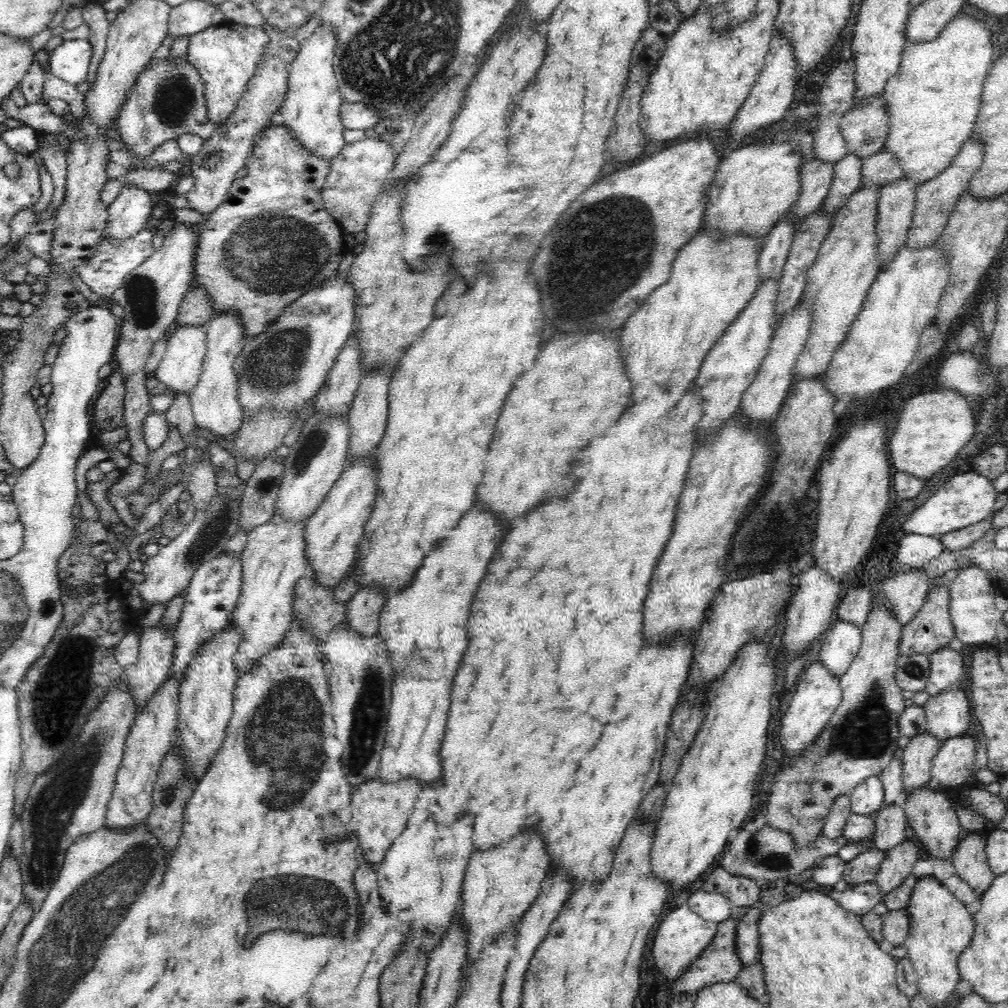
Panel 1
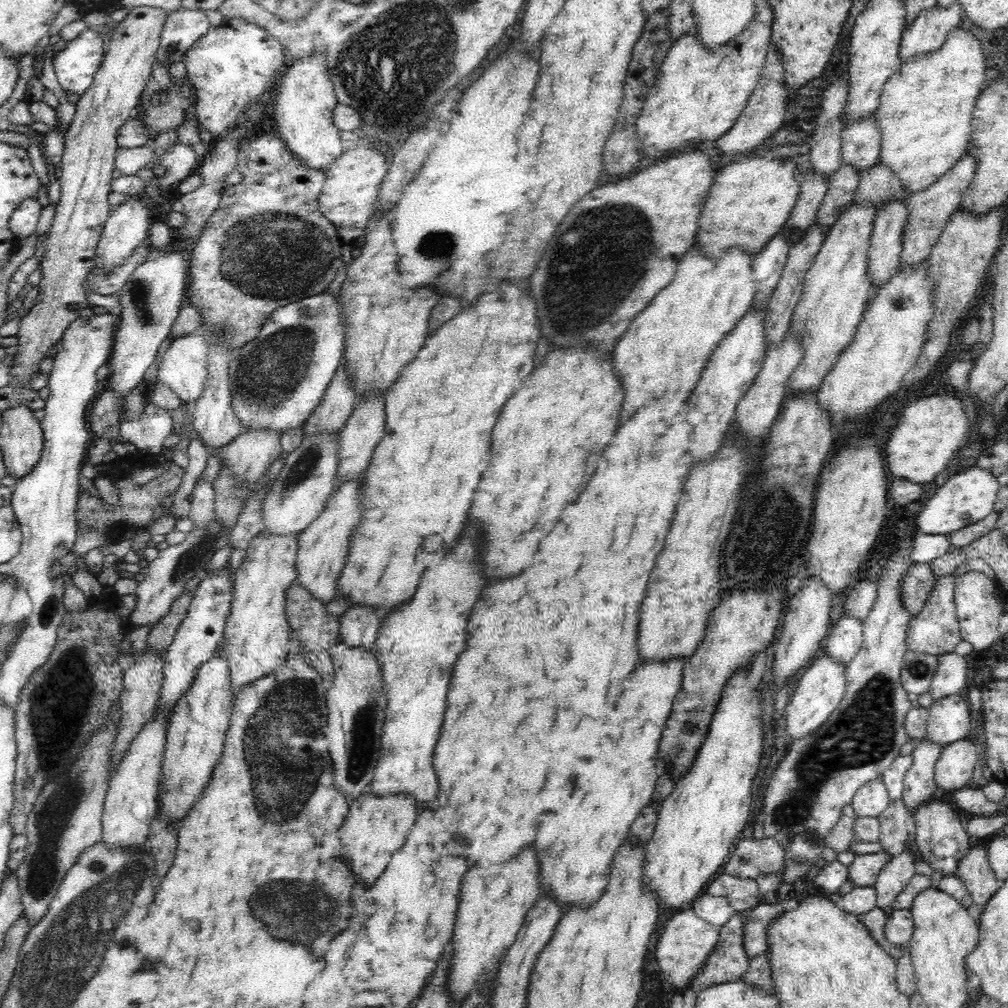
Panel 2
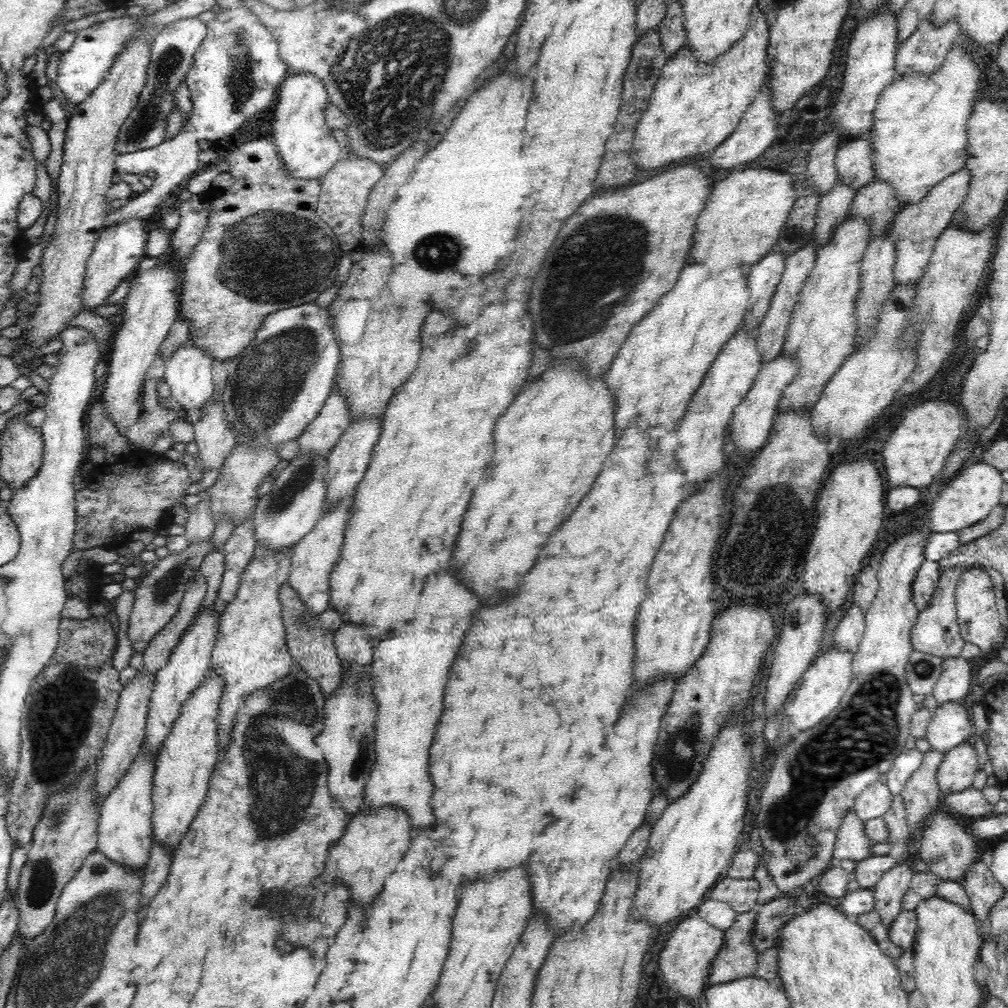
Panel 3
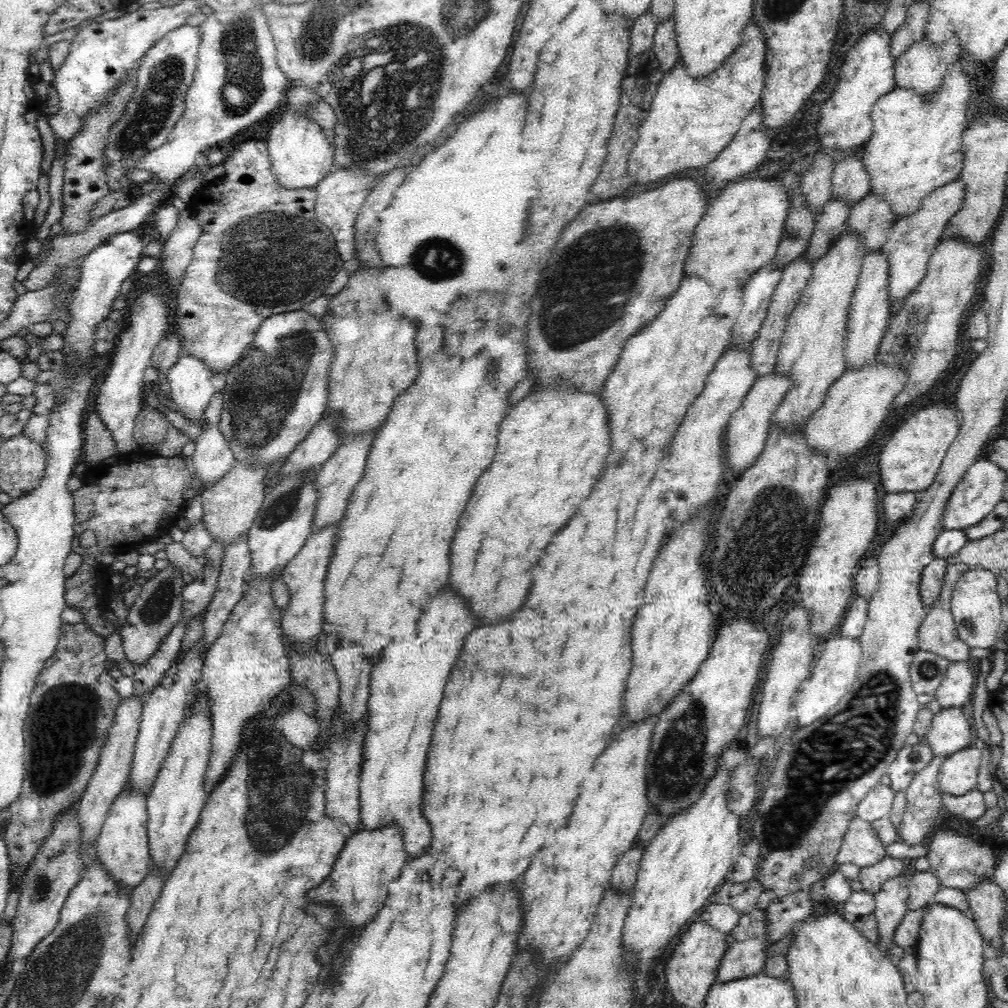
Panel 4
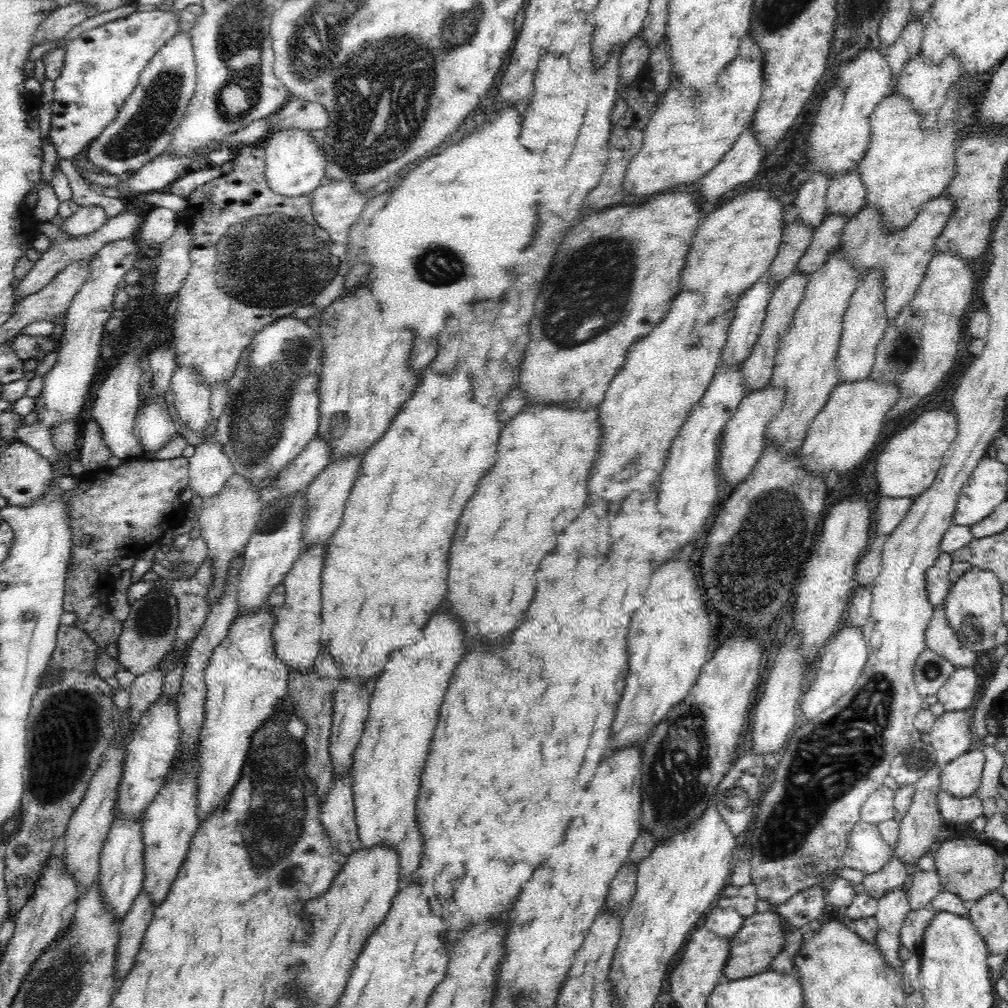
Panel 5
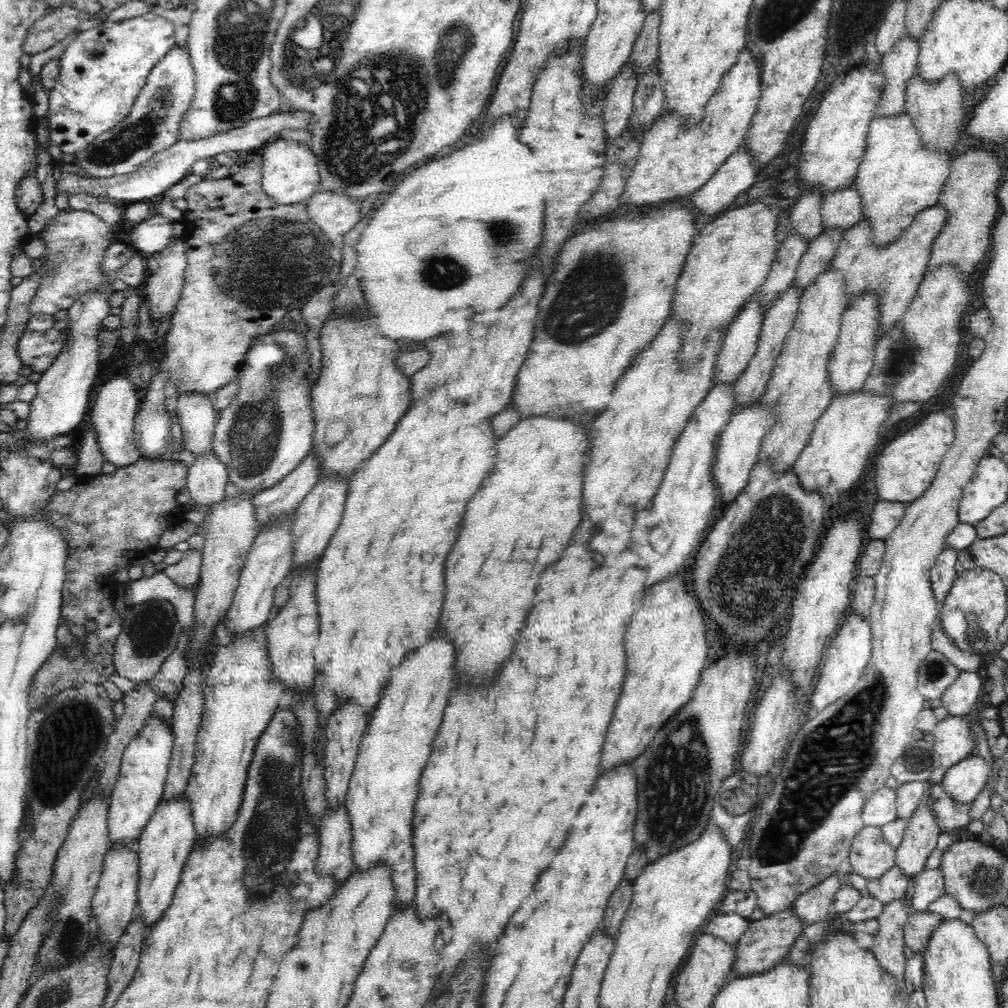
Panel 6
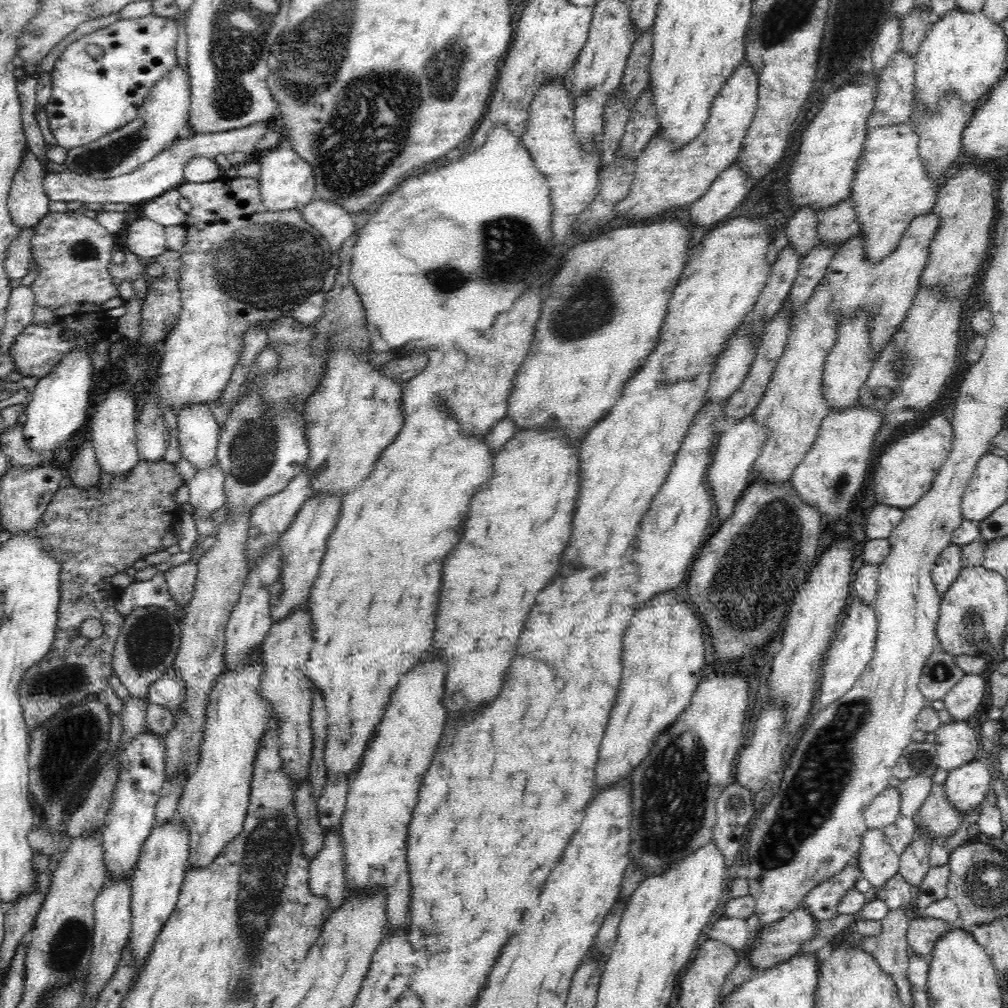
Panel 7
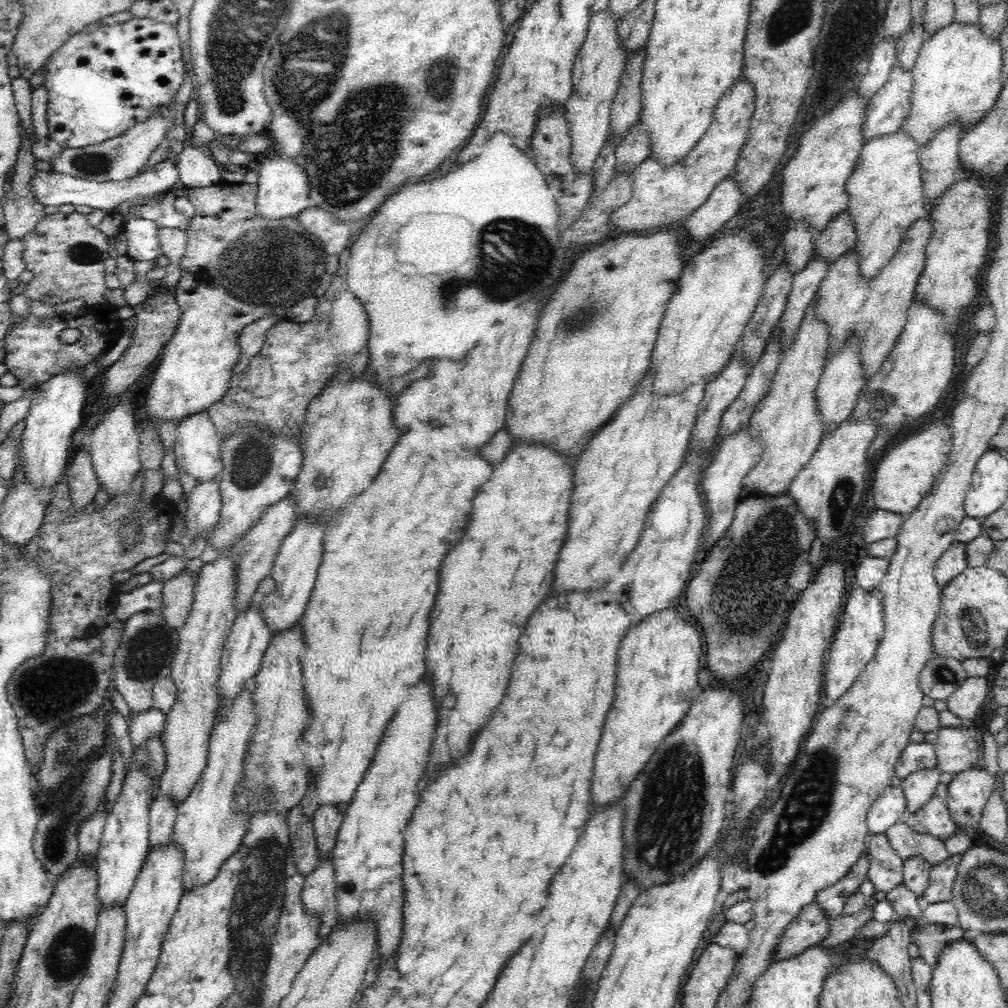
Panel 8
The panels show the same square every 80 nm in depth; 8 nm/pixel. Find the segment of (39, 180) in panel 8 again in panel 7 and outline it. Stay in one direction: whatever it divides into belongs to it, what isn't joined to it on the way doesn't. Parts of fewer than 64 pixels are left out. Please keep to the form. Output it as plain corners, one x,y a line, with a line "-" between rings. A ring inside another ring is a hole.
272,121
250,125
242,129
230,129
226,133
195,134
190,137
181,136
165,147
152,160
144,163
136,172
118,178
96,179
71,171
46,173
42,176
42,190
50,202
120,202
122,204
144,204
162,196
182,185
184,168
195,157
215,159
218,154
227,155
231,152
251,154
256,142
260,142
266,132
272,128

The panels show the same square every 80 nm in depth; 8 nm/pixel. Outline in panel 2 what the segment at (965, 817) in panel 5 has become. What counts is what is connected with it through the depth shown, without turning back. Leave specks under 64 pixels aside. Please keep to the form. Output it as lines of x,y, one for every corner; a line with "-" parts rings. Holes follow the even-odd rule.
975,784
952,791
949,802
960,810
965,810
971,816
996,816
1000,814
998,803
989,800
986,793

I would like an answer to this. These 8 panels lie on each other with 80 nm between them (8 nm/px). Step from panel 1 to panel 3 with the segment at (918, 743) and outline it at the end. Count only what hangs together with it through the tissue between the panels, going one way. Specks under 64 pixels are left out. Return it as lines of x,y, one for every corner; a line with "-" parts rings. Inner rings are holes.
932,748
923,752
920,766
908,778
904,790
901,792
908,828
910,826
915,828
913,836
921,832
924,817
943,806
943,794
937,782
937,770
943,756
944,753
938,753

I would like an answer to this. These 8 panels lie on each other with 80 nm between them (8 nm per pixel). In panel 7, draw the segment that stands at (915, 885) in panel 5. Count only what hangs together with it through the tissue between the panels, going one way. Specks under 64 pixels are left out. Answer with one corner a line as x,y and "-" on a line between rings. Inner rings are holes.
949,866
930,867
924,875
917,890
916,908
918,915
923,916
926,907
933,902
947,897
947,884
949,879

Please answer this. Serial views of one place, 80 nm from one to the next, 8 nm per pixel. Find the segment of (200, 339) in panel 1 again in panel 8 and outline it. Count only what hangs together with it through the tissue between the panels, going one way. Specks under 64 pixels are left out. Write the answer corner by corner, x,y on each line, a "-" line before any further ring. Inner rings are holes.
207,410
177,422
177,438
172,450
178,468
190,472
199,482
210,481
222,472
221,437

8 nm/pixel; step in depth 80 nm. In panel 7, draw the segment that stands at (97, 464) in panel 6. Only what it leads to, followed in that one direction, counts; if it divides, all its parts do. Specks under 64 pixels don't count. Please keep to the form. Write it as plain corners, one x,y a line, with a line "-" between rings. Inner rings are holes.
89,439
79,445
78,452
70,455
66,470
76,487
89,489
100,482
100,469
96,462
96,453

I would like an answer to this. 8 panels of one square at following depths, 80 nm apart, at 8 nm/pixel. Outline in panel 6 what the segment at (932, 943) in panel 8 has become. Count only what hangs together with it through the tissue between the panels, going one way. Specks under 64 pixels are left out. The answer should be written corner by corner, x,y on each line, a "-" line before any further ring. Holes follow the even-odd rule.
927,910
910,914
908,921
904,923
903,939
905,945
914,953
922,954
927,942
930,940
931,932
941,920
940,916
931,914

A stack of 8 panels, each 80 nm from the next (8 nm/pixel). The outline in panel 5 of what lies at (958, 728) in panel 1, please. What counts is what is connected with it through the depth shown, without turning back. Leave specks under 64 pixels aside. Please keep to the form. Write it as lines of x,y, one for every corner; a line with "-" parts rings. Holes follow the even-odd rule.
946,711
935,720
932,730
925,735
925,739
934,747
940,767
975,747
972,743
971,724
972,719
966,718
963,711

